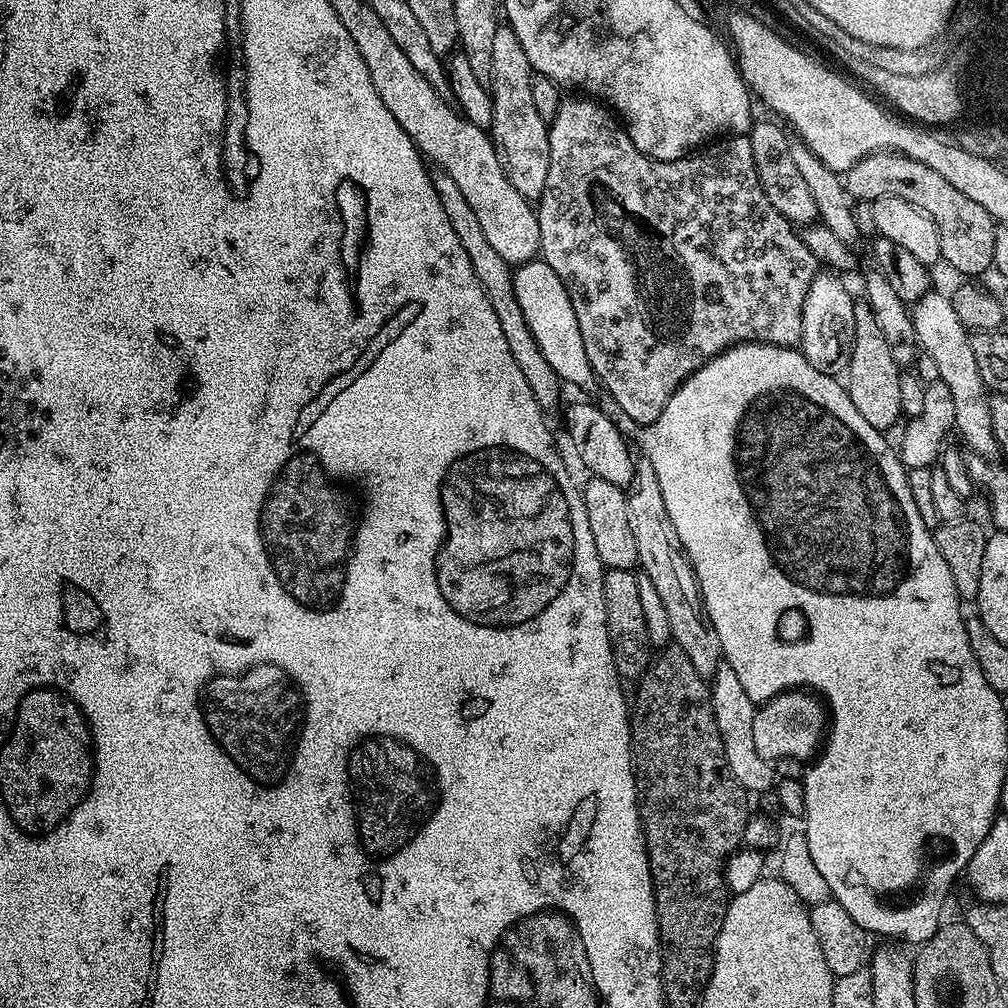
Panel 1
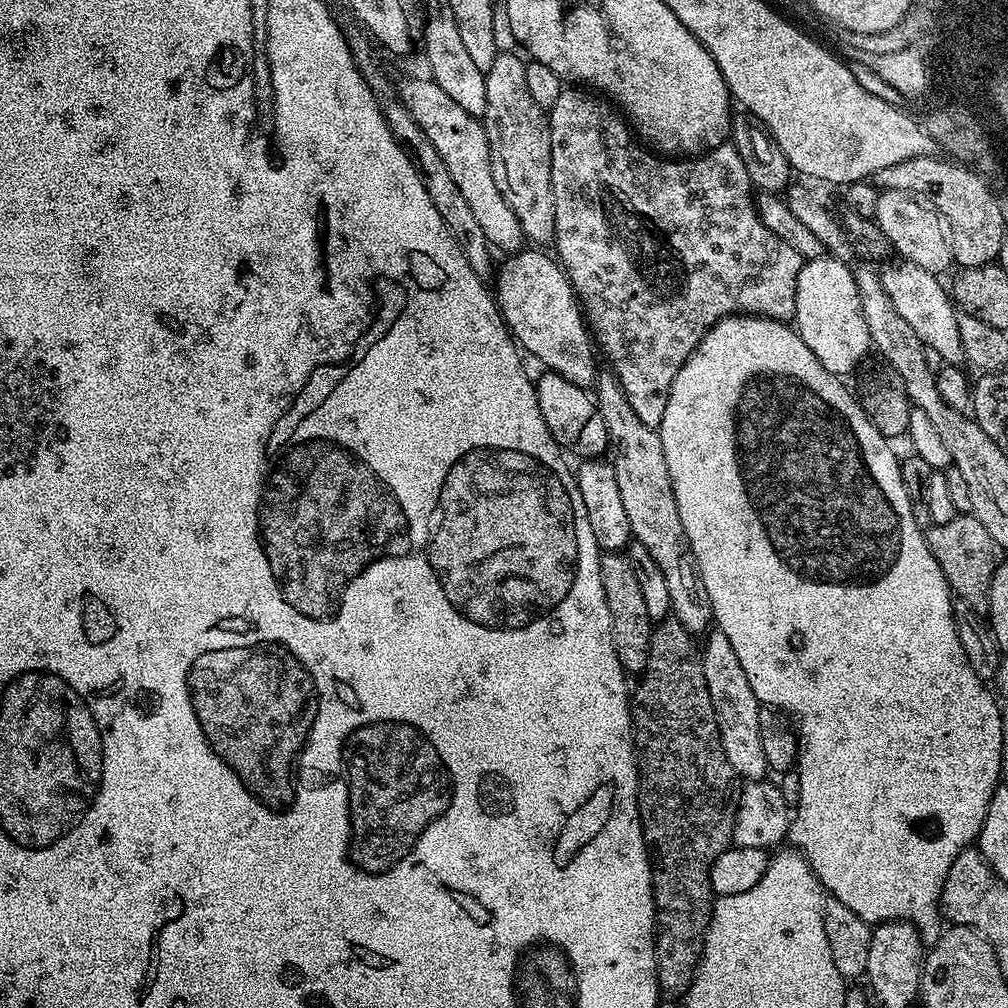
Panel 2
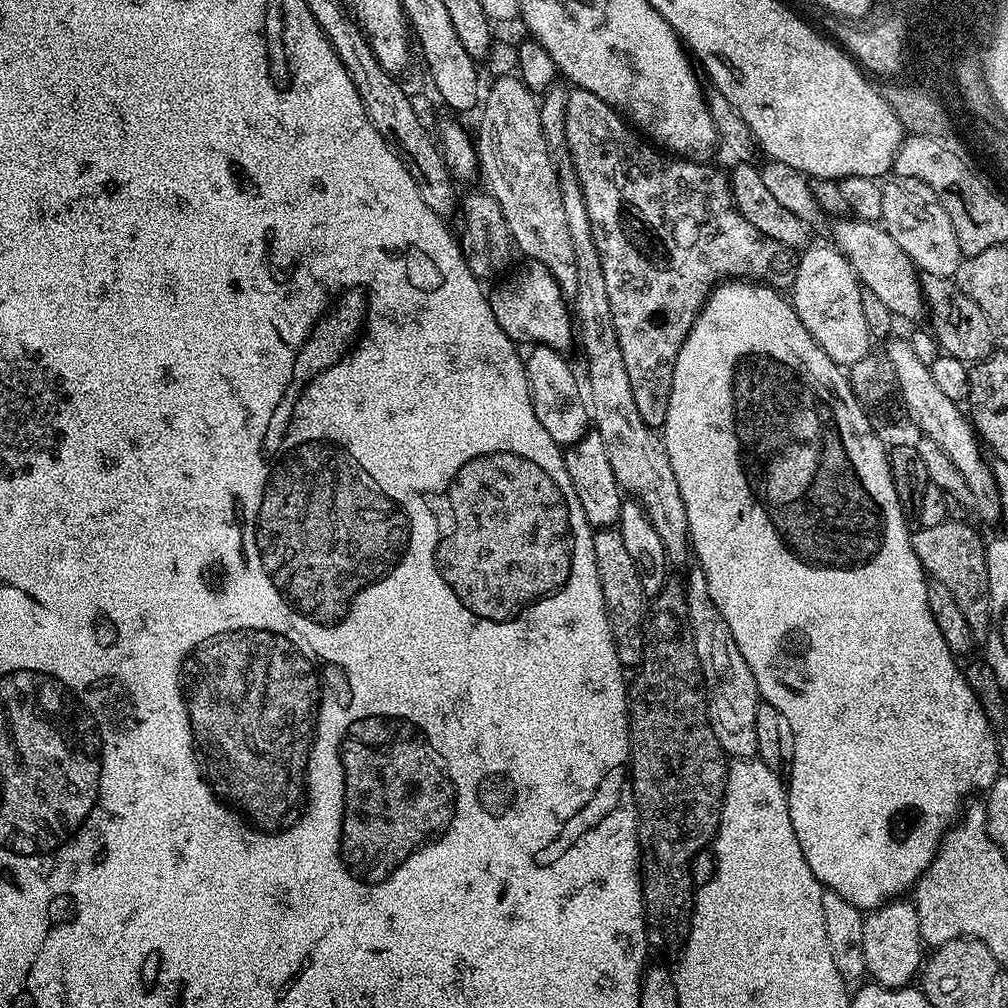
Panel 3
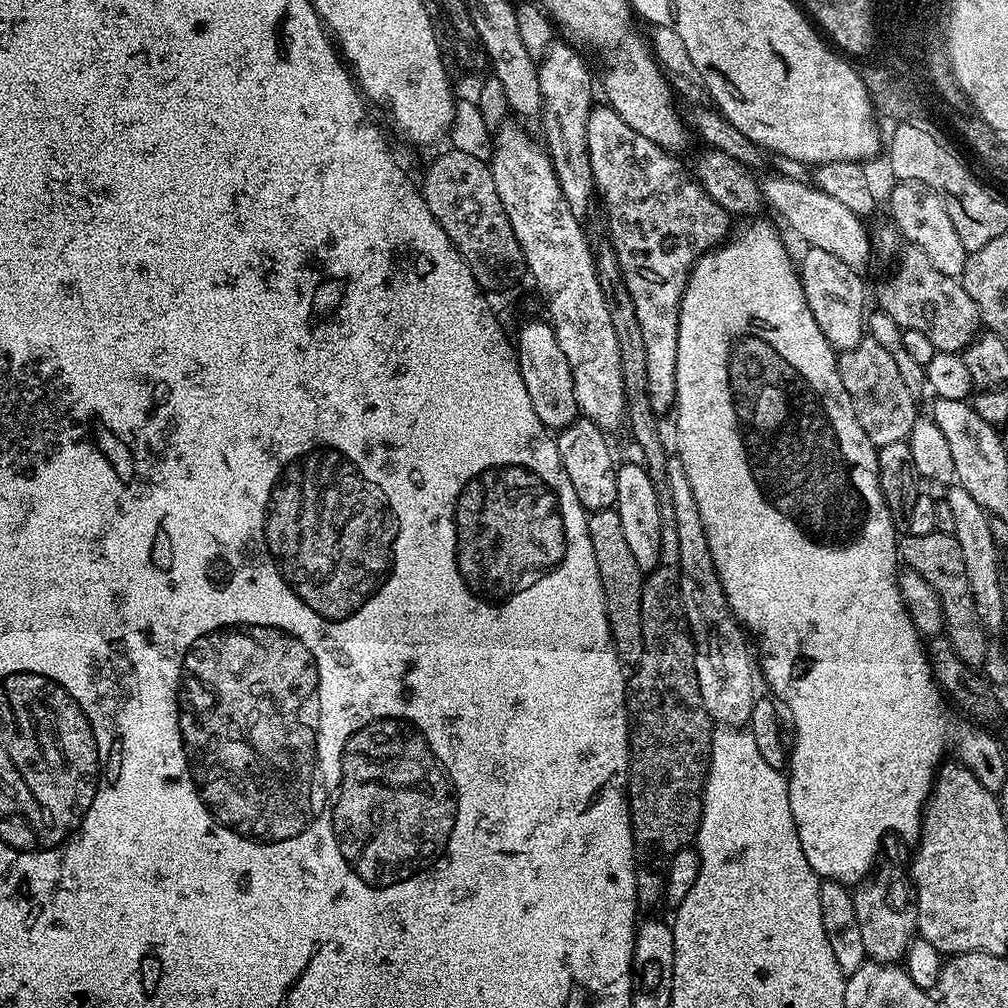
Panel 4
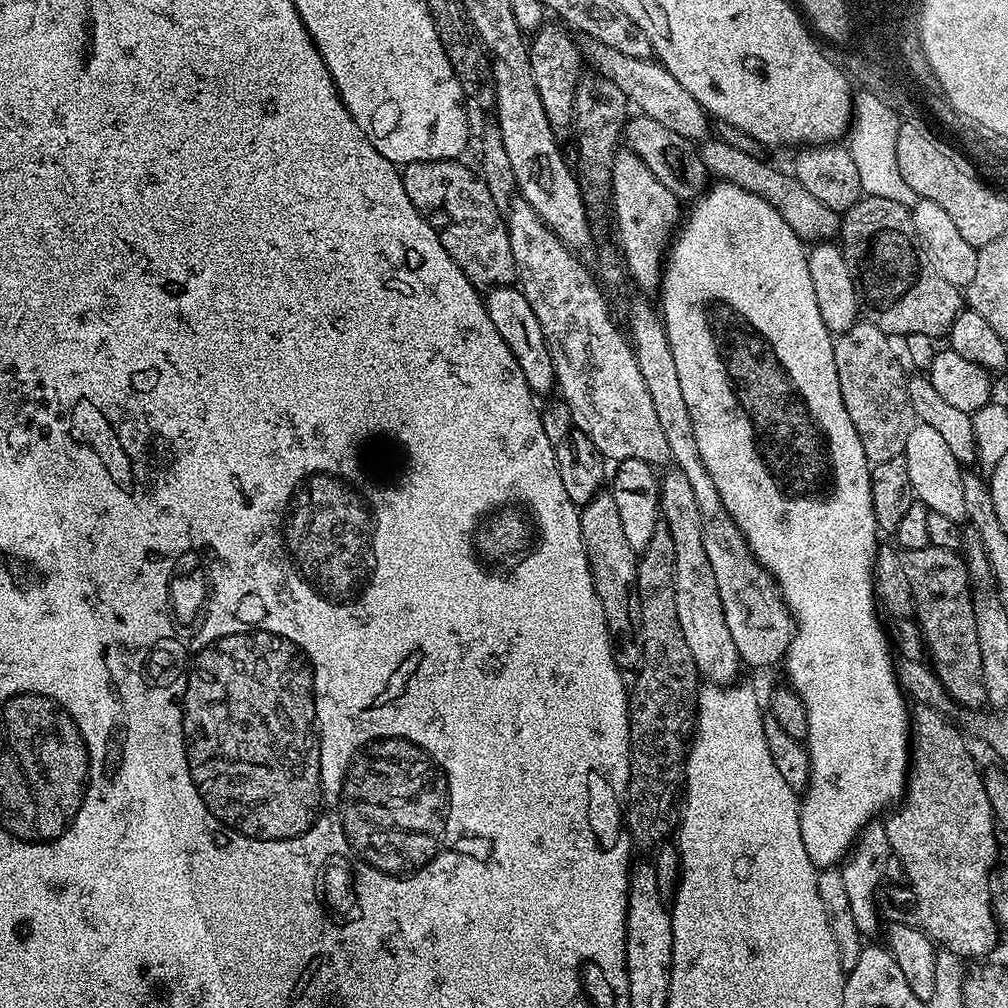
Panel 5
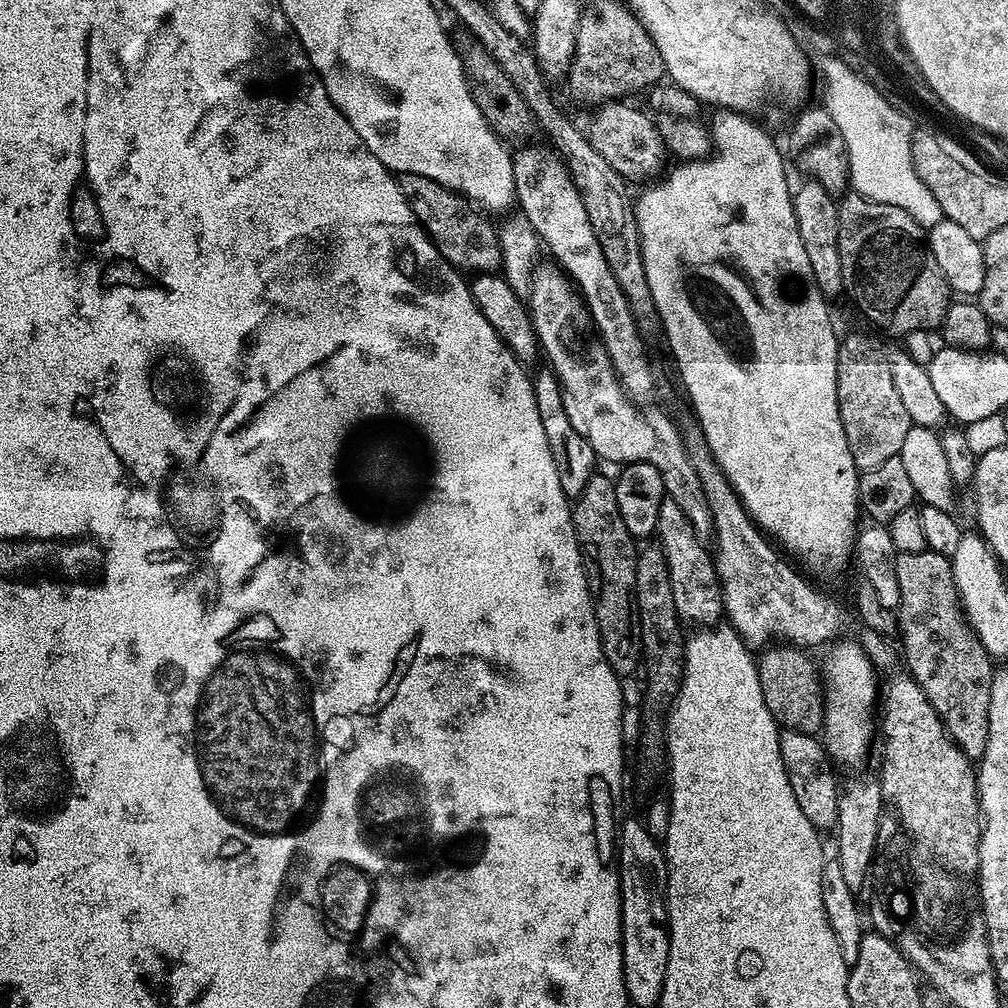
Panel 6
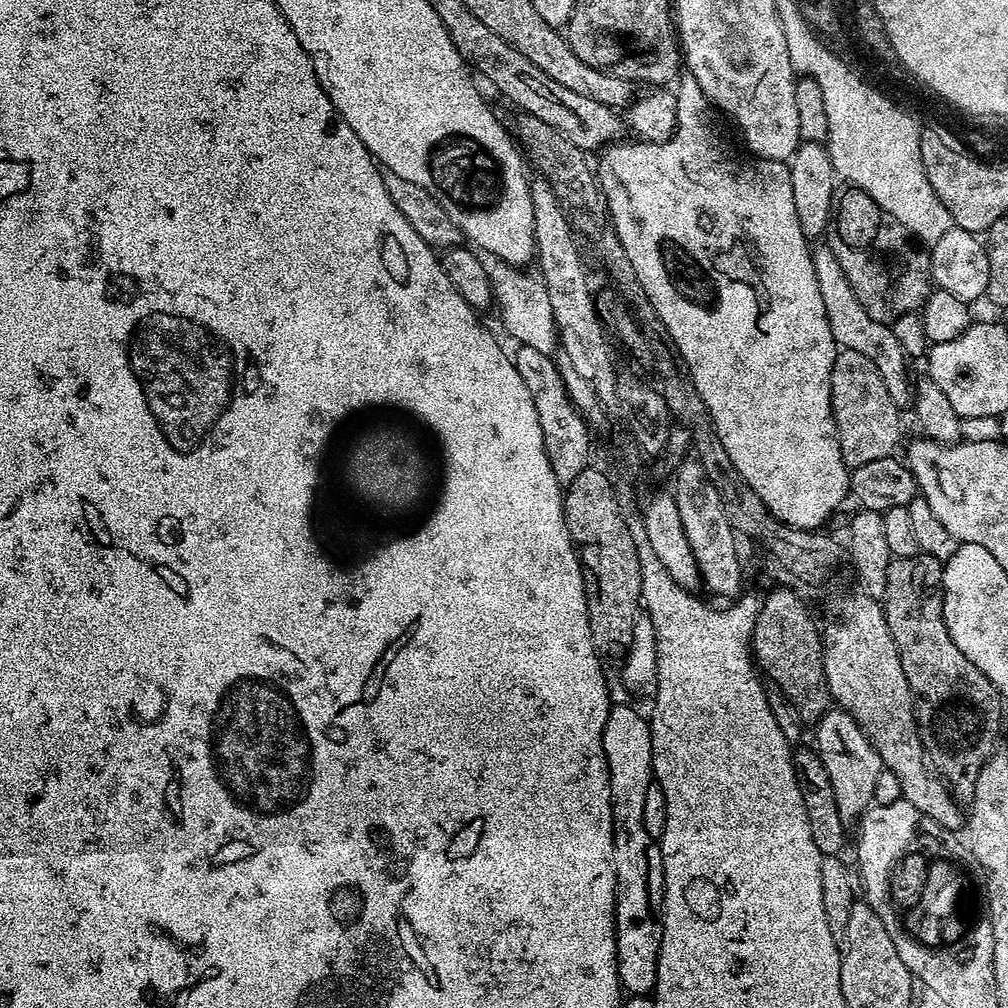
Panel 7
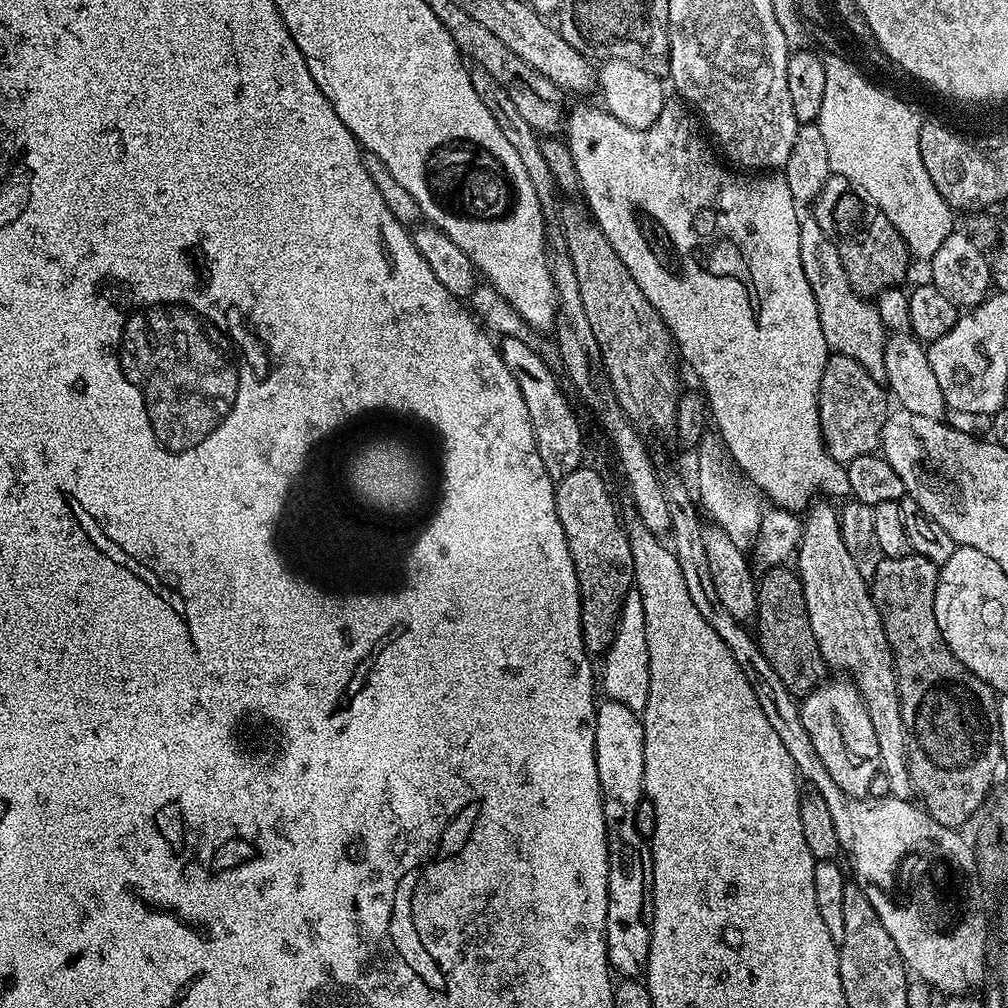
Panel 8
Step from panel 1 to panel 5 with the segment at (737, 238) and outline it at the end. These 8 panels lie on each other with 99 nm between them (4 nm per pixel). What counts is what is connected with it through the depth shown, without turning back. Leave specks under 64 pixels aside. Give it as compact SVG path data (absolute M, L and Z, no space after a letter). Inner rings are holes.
M620 151L612 157L610 210L614 215L614 234L620 238L618 248L631 283L633 280L642 291L655 293L660 286L670 241L682 220L682 200L650 174L650 166L638 154Z

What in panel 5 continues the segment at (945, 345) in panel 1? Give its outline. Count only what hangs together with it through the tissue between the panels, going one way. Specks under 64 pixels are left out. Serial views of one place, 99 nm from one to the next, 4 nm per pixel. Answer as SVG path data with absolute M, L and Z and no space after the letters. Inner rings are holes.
M719 138L705 139L699 149L702 162L713 177L729 184L737 184L747 192L758 194L758 198L766 198L766 202L770 202L770 206L774 206L774 210L778 210L778 214L786 218L786 226L790 226L790 230L794 230L802 240L810 242L815 235L820 236L816 238L828 238L831 237L828 235L837 233L840 221L837 213L819 202L814 194L807 193L806 188L796 180L791 171L784 169L783 172L767 159L750 158Z

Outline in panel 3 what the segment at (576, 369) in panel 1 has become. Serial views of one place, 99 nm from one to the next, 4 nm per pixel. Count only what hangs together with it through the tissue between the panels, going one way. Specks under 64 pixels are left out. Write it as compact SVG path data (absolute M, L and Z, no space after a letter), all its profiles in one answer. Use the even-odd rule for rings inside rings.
M525 261L510 278L506 279L502 284L498 285L493 291L488 294L491 302L491 309L494 313L494 318L498 324L505 330L507 336L515 340L518 344L530 342L534 346L543 346L552 348L556 351L569 351L572 344L572 332L574 336L574 322L568 305L566 306L565 293L560 287L560 284L553 275L550 274L546 266L536 261Z

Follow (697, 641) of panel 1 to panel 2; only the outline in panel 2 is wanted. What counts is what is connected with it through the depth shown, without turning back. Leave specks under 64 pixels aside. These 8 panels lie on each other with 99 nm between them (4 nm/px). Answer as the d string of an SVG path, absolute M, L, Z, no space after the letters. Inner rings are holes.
M604 370L596 377L594 399L598 410L602 414L602 422L606 422L606 434L609 445L614 449L610 462L618 478L618 491L630 518L630 530L633 540L642 542L646 550L650 550L650 558L658 562L662 574L666 574L666 586L670 589L670 602L672 603L671 615L693 634L707 633L713 627L712 603L704 589L704 583L696 571L696 559L692 553L690 542L686 538L686 530L682 526L682 518L678 514L678 502L674 498L674 486L670 482L670 466L666 466L666 450L662 450L662 438L657 429L646 426L638 414L634 414L630 401L627 400L618 378L611 371Z

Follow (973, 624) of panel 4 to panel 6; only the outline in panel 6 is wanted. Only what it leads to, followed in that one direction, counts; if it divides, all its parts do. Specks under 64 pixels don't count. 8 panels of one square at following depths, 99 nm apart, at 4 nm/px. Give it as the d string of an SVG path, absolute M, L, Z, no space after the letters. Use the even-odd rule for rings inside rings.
M925 550L918 554L899 553L896 558L900 607L895 609L898 644L907 671L922 686L926 698L940 715L948 736L969 758L978 758L986 746L986 710L990 710L990 682L994 671L993 657L988 654L971 626L965 621L960 596L952 577L952 562L940 553Z

